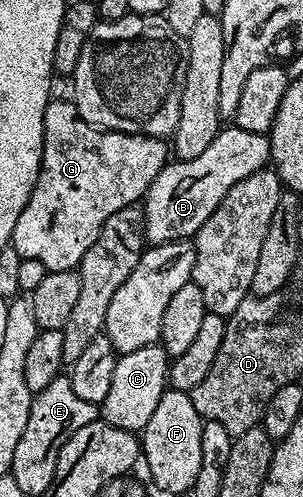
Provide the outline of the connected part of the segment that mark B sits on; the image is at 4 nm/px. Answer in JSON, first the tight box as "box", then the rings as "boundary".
{"box":[142,127,269,246],"boundary":[[[235,127],[221,128],[214,143],[210,143],[210,147],[206,147],[198,159],[173,160],[164,166],[154,183],[150,183],[142,198],[142,236],[145,242],[154,246],[195,238],[202,223],[206,223],[206,219],[214,215],[218,203],[226,199],[226,191],[230,191],[234,183],[246,179],[246,175],[254,175],[254,171],[265,168],[269,161],[268,138],[265,134]]]}

